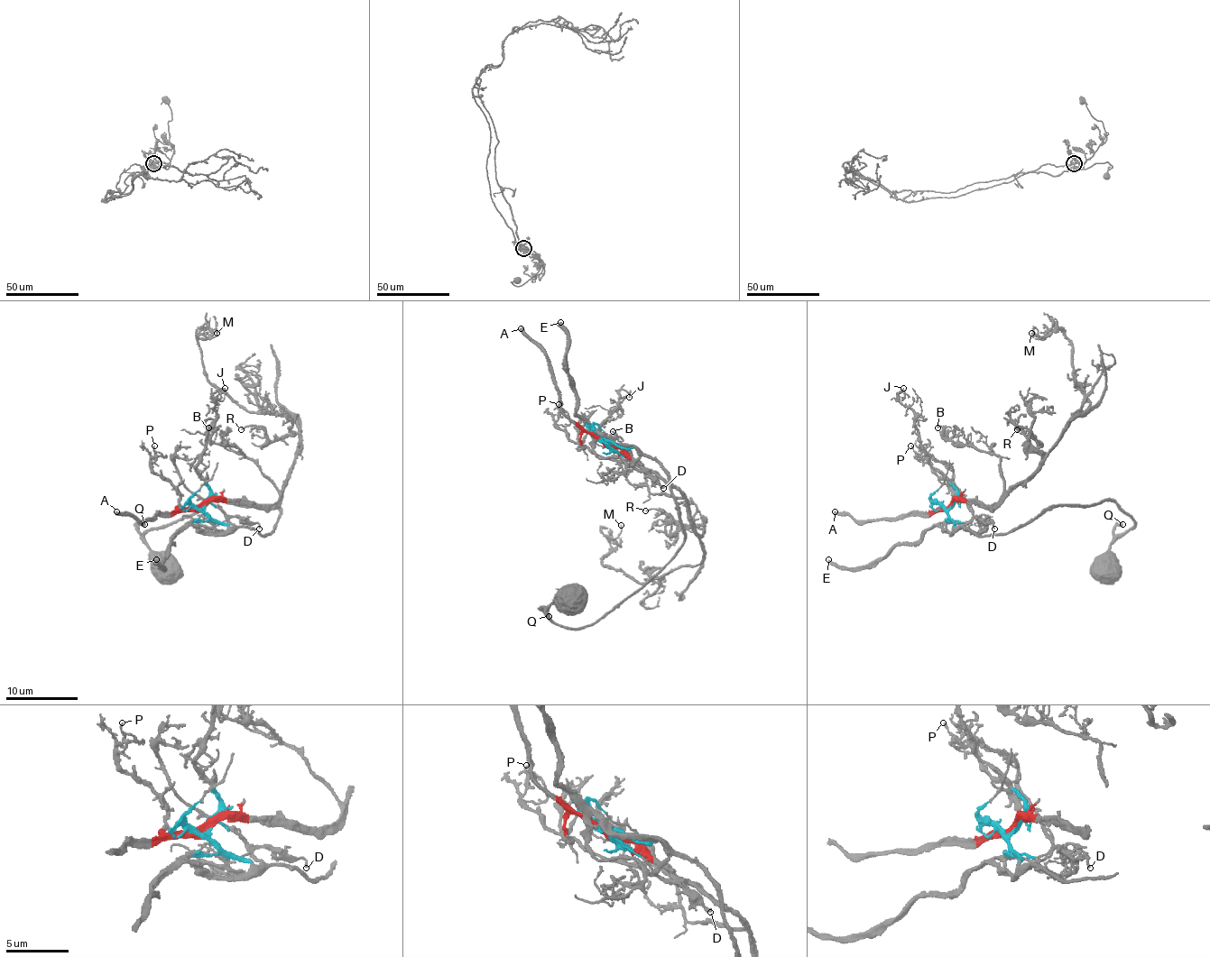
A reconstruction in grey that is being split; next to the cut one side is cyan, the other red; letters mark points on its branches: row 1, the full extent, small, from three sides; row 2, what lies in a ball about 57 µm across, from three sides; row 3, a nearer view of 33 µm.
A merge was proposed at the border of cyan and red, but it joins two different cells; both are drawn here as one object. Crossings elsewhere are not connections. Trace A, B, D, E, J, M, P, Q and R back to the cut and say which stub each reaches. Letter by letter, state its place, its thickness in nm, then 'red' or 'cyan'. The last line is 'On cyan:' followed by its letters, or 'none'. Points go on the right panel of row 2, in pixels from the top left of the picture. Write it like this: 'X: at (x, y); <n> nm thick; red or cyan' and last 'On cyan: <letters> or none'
A: at (835, 511); 380 nm thick; red
B: at (937, 427); 110 nm thick; red
D: at (994, 529); 110 nm thick; cyan
E: at (828, 559); 440 nm thick; cyan
J: at (903, 388); 130 nm thick; cyan
M: at (1031, 333); 140 nm thick; red
P: at (910, 446); 140 nm thick; red
Q: at (1122, 524); 400 nm thick; cyan
R: at (1017, 429); 150 nm thick; red
On cyan: D, E, J, Q

